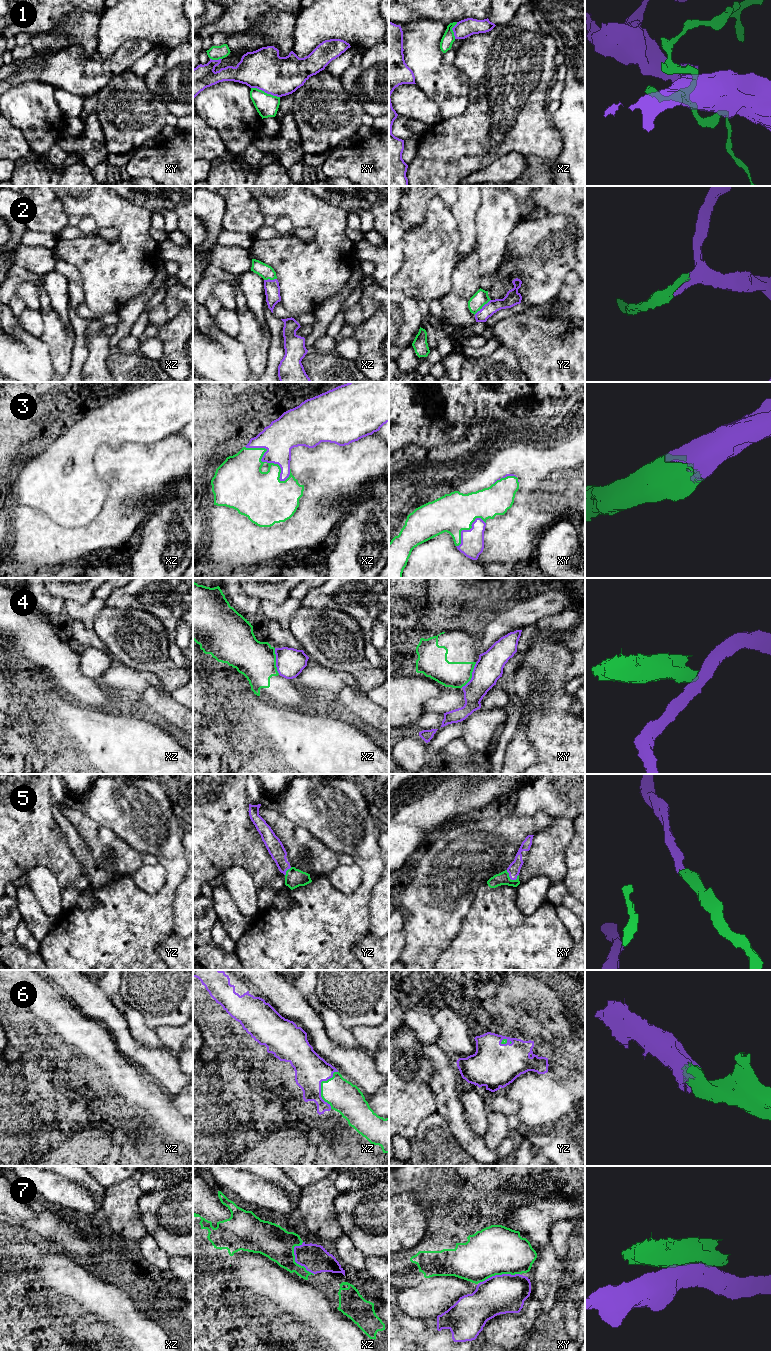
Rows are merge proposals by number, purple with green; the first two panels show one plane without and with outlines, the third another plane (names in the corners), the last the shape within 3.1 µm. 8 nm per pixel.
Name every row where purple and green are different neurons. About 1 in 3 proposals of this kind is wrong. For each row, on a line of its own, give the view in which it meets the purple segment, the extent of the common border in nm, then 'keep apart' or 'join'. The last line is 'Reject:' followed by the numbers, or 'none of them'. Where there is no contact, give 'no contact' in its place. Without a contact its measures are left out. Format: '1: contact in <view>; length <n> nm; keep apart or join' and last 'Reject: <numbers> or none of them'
1: contact in xy; length 240 nm; keep apart
2: contact in yz; length 180 nm; join
3: contact in xz; length 440 nm; join
4: contact in xz; length 220 nm; keep apart
5: contact in xy; length 120 nm; join
6: contact in xz; length 300 nm; join
7: contact in xz; length 280 nm; keep apart
Reject: 1, 4, 7

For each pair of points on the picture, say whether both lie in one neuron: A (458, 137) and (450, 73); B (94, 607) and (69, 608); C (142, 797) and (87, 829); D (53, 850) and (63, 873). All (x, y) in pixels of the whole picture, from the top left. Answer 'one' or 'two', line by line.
A: two
B: one
C: two
D: one

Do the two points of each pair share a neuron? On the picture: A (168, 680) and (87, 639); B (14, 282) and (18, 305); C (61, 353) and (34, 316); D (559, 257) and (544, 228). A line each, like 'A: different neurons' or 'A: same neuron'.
A: different neurons
B: same neuron
C: different neurons
D: same neuron

